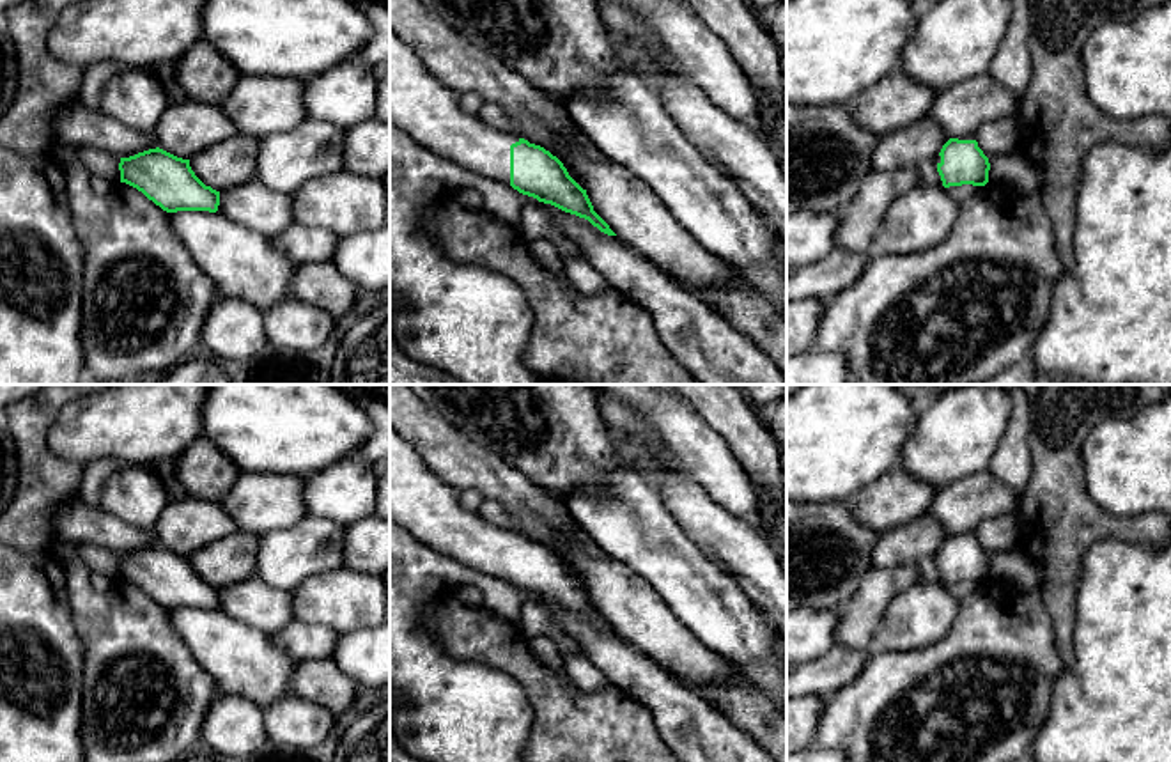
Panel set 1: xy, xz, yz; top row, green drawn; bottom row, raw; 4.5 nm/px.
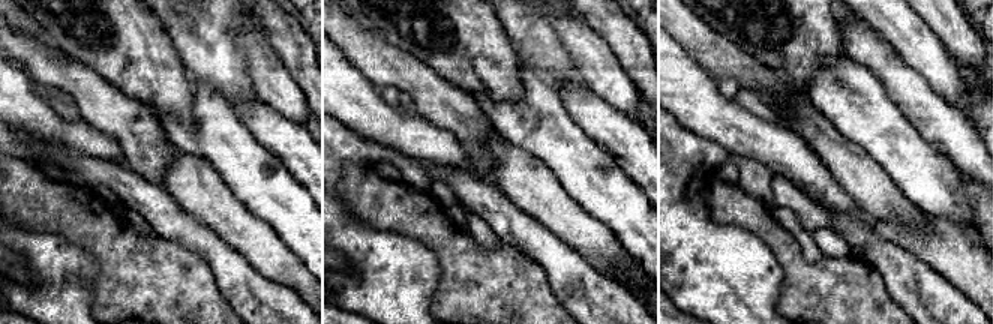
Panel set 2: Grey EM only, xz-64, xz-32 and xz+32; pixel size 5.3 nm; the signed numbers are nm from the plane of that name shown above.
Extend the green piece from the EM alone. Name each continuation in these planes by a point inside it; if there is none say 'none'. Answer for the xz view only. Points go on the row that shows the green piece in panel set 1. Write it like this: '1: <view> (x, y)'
1: xz (420, 105)

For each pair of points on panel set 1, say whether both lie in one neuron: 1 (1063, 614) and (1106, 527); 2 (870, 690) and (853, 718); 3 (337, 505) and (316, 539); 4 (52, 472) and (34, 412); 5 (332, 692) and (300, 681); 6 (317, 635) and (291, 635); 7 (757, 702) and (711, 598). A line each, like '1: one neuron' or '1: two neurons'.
1: one neuron
2: one neuron
3: two neurons
4: one neuron
5: one neuron
6: one neuron
7: two neurons

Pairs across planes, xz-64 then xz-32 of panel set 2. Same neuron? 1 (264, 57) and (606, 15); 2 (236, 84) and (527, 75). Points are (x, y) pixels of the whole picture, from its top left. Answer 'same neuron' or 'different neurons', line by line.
1: different neurons
2: different neurons

